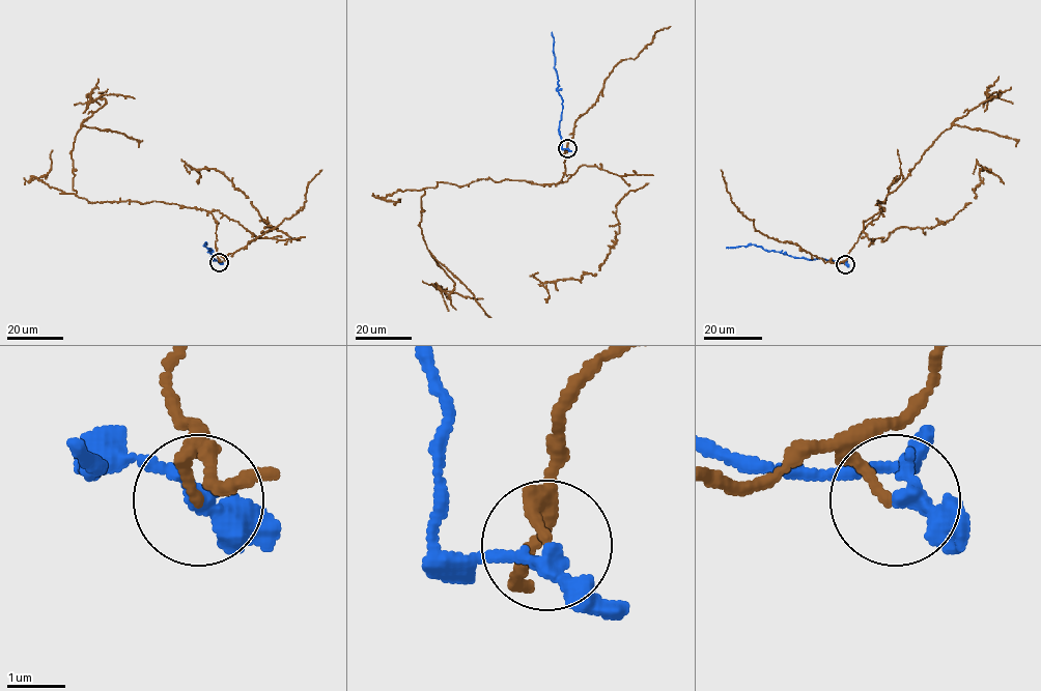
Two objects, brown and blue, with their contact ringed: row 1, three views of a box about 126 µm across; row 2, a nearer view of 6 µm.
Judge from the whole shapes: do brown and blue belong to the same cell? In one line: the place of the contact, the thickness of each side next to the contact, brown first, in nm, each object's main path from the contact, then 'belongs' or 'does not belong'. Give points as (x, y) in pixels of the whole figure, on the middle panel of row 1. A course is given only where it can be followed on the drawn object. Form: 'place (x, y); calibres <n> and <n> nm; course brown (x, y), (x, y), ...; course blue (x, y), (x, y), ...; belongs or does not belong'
place (567, 148); calibres 160 and 240 nm; course brown (567, 147), (556, 183), (489, 178), (424, 190), (419, 225), (454, 283), (445, 292), (483, 298); course blue (567, 147), (562, 147), (559, 130), (563, 108), (557, 89), (552, 32); does not belong

